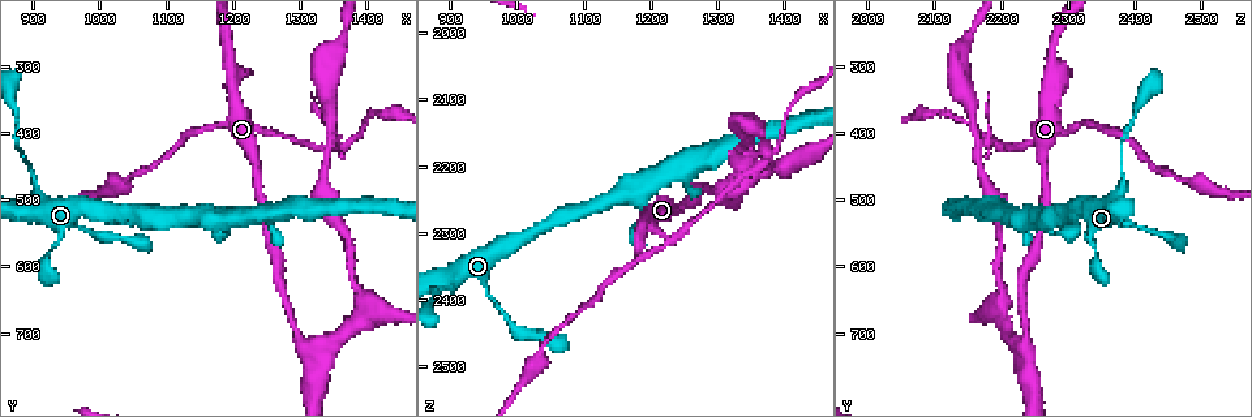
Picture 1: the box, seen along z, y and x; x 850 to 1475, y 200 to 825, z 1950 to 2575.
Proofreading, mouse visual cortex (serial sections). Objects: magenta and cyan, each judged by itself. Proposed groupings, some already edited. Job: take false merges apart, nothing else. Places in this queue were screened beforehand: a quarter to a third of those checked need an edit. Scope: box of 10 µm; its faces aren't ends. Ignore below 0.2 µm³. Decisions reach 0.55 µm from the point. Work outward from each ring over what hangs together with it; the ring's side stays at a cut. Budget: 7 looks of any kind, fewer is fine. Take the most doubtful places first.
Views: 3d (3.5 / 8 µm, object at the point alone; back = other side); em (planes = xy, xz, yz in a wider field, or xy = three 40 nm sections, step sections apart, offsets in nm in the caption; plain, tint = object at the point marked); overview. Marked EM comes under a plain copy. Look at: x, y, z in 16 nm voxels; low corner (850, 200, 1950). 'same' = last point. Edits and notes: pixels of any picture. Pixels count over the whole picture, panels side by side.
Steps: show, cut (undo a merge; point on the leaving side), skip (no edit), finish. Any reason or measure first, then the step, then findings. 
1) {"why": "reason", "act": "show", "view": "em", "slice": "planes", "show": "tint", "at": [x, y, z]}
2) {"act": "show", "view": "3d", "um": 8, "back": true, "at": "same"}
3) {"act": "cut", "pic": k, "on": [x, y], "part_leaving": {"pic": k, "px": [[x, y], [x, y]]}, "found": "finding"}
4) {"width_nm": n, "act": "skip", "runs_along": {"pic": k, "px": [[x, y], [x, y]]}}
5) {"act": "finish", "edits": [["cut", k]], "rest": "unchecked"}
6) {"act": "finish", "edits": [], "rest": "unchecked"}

{"why": "sharp bend", "act": "show", "view": "3d", "um": 8, "back": true, "at": [1310, 715, 2230]}

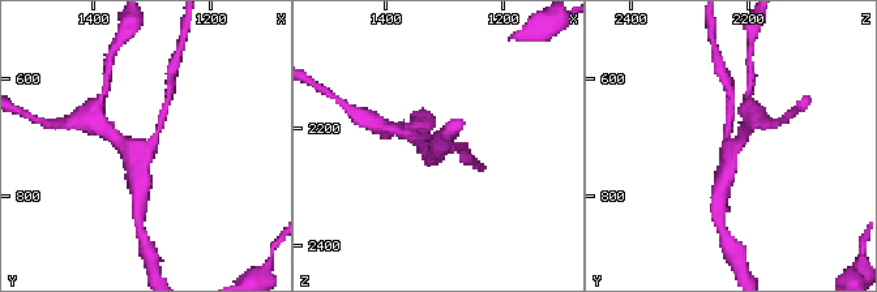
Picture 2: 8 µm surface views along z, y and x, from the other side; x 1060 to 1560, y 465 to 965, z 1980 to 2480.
{"why": "closer look", "act": "show", "view": "3d", "um": 3.5, "at": "same"}

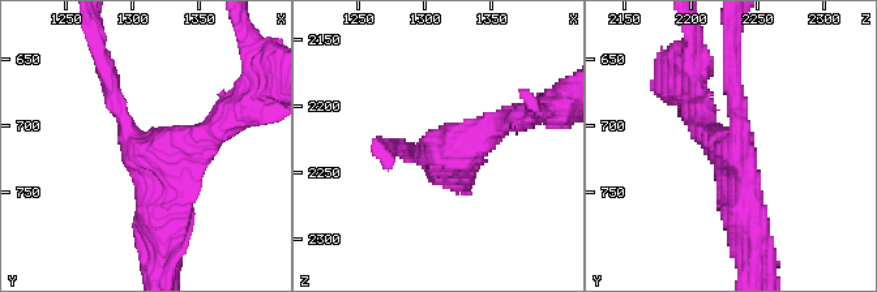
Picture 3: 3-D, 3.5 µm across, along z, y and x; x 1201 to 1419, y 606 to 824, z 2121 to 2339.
{"act": "show", "view": "em", "slice": "planes", "show": "tint", "at": [1308, 716, 2234]}

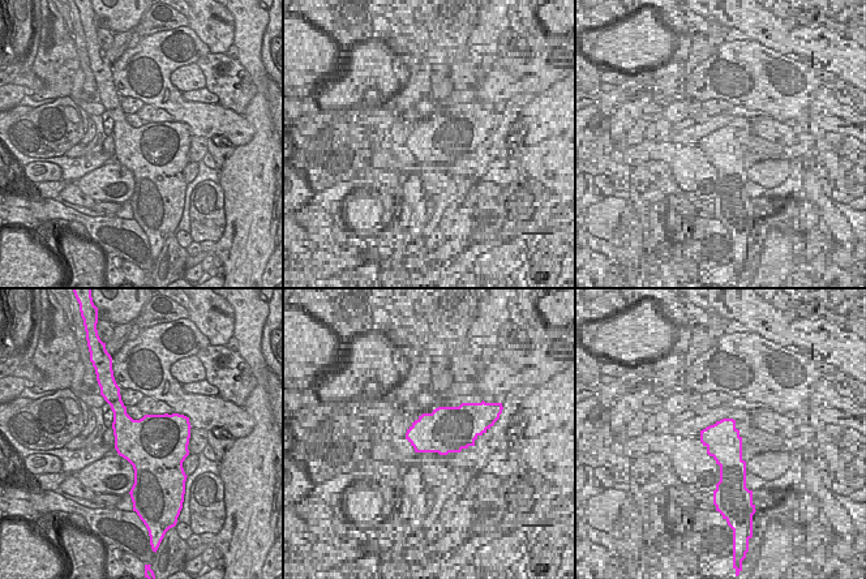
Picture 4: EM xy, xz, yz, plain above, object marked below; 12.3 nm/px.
{"act": "skip", "runs_along": {"pic": 3, "px": [[406, 150], [450, 150], [527, 114]]}, "found": "all the same cell"}

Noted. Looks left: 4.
{"why": "thick turns thin", "act": "show", "view": "3d", "um": 3.5, "at": [895, 450, 2380]}

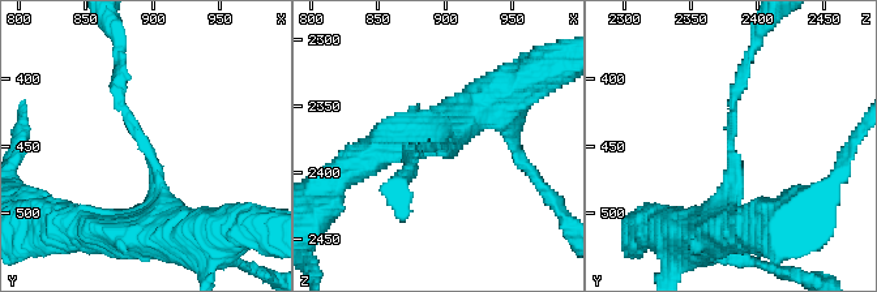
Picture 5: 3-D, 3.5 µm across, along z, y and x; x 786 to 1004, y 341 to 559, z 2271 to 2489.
{"act": "show", "view": "em", "slice": "xy", "step": 2, "show": "tint", "at": [894, 446, 2382]}

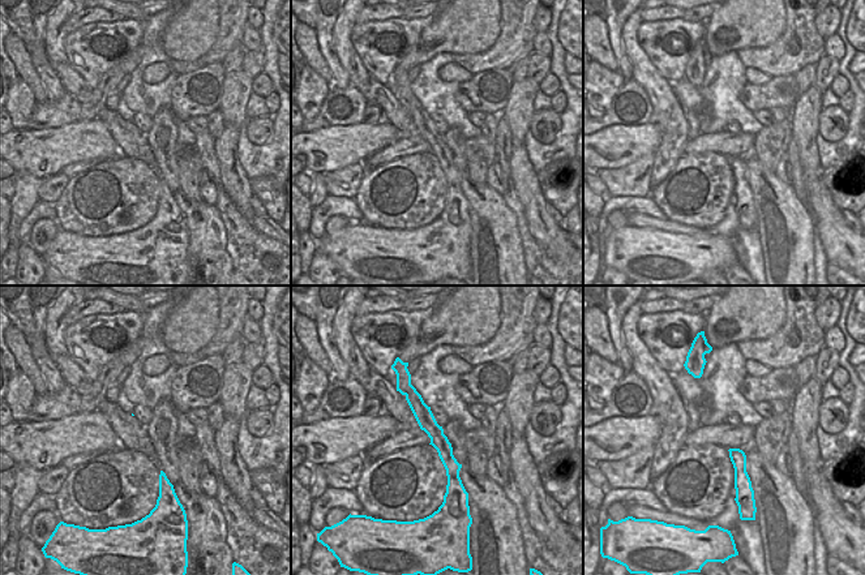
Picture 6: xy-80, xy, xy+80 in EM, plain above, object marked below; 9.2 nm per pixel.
{"width_nm": 160, "act": "skip", "runs_along": {"pic": 5, "px": [[163, 214], [148, 142], [120, 102], [120, 58]]}, "found": "continuous, no second cell"}

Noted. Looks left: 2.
{"why": "three-way junction", "act": "show", "view": "3d", "um": 3.5, "at": [1400, 670, 2200]}

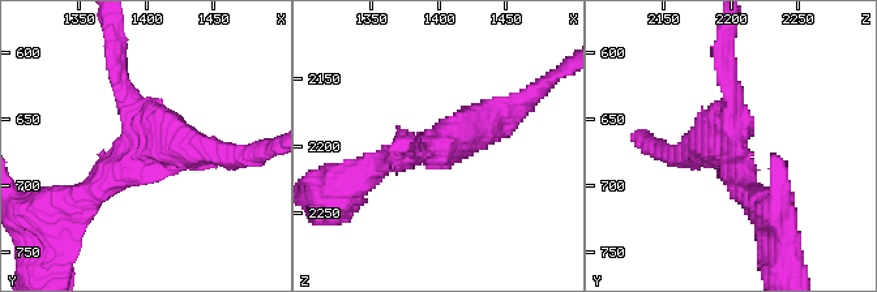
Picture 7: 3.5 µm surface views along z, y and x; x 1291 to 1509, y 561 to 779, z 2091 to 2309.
{"arms": 3, "arm_widths_nm": [200, 300, 350], "act": "skip", "runs_along": {"pic": 7, "px": [[86, 197], [150, 141], [119, 65]]}, "found": "continuous, no second cell"}

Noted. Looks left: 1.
{"act": "finish", "edits": [], "rest": "unchecked"}

